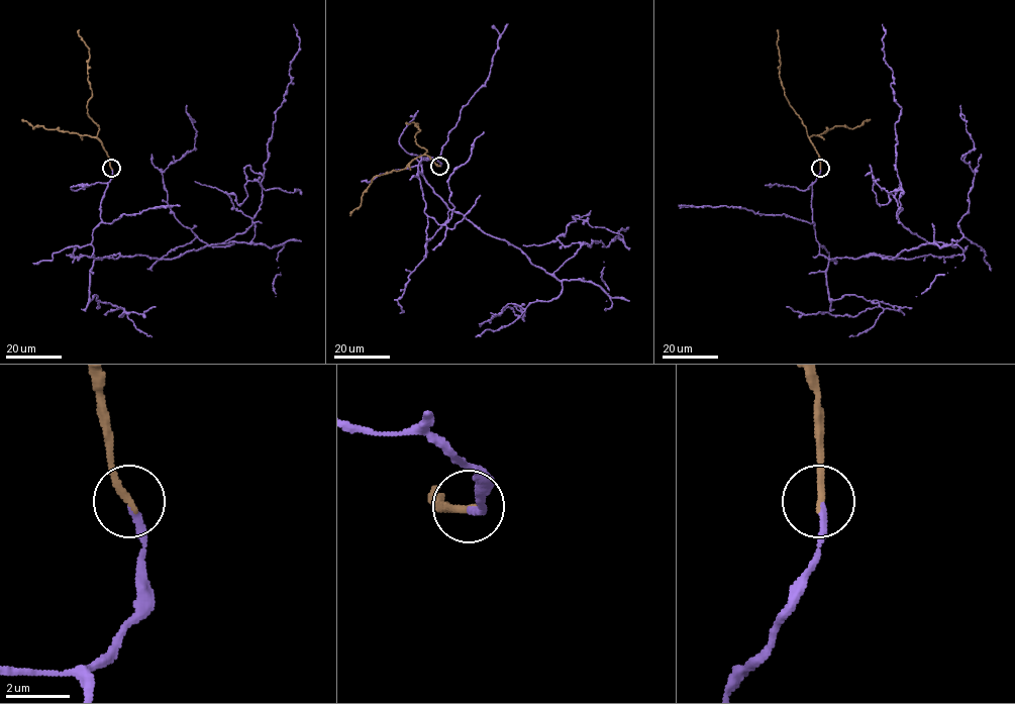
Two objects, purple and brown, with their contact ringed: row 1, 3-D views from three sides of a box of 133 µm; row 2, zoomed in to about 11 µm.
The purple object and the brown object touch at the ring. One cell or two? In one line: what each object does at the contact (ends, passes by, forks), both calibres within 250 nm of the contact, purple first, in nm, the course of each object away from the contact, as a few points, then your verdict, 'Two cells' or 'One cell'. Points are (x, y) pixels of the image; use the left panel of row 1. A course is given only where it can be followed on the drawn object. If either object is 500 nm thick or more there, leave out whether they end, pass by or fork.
At the ring purple ends. At the ring brown ends. Thickness 220 nm (purple) against 240 nm. Course of purple: (111, 168), (94, 259), (176, 258), (242, 234), (261, 204), (268, 141), (299, 48), (293, 24). Course of brown: (111, 168), (97, 137), (99, 126), (88, 115), (89, 48), (79, 29). One cell

